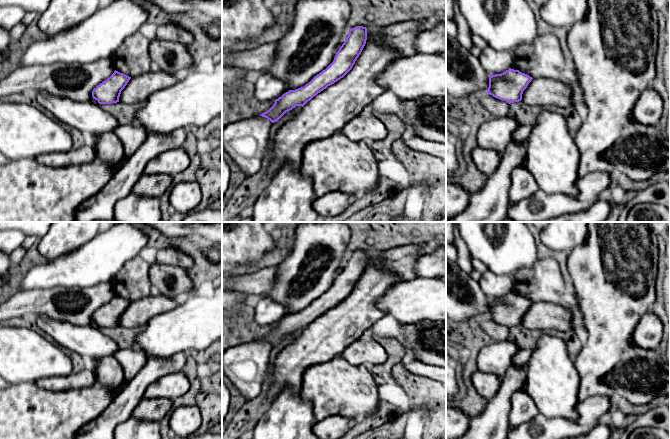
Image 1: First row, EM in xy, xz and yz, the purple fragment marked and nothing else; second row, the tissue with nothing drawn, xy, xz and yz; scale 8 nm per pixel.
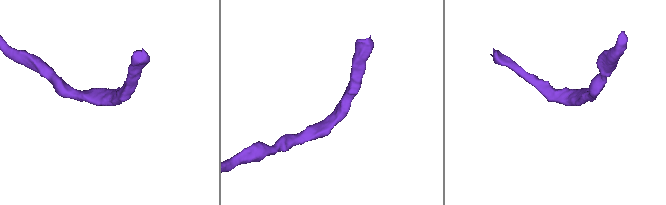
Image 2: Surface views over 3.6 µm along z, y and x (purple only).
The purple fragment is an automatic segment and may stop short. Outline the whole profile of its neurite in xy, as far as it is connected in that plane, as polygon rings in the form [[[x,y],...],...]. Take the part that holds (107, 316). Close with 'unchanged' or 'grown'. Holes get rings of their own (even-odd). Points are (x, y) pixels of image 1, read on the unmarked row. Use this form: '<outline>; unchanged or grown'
[[[158,293],[133,302],[115,294],[107,304],[93,313],[92,321],[99,328],[144,327],[153,317],[169,312],[178,305],[176,299]]]; grown

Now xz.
[[[356,250],[349,253],[348,260],[333,286],[325,294],[304,311],[284,317],[275,324],[268,335],[260,339],[274,347],[296,330],[302,331],[278,354],[266,403],[271,404],[287,386],[295,392],[300,392],[303,373],[308,367],[340,356],[347,346],[358,340],[376,321],[385,316],[385,313],[377,307],[377,302],[394,284],[402,280],[377,264],[368,266],[366,264],[366,251]]]; grown

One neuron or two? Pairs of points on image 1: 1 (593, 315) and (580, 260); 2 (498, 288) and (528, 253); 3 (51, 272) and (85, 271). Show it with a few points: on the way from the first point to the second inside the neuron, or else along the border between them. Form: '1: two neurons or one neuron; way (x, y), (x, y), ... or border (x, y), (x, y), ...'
1: one neuron; way (593, 301), (593, 274)
2: two neurons; border (488, 269), (497, 274), (508, 274), (510, 276)
3: one neuron; way (59, 272), (77, 271)

